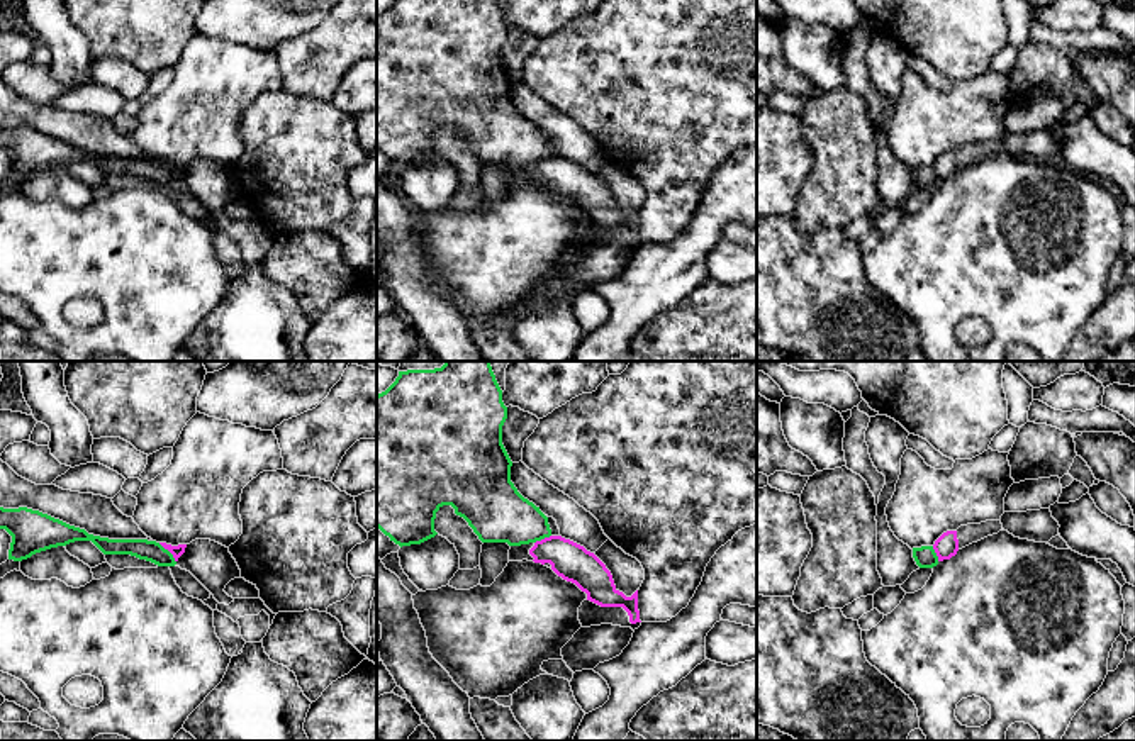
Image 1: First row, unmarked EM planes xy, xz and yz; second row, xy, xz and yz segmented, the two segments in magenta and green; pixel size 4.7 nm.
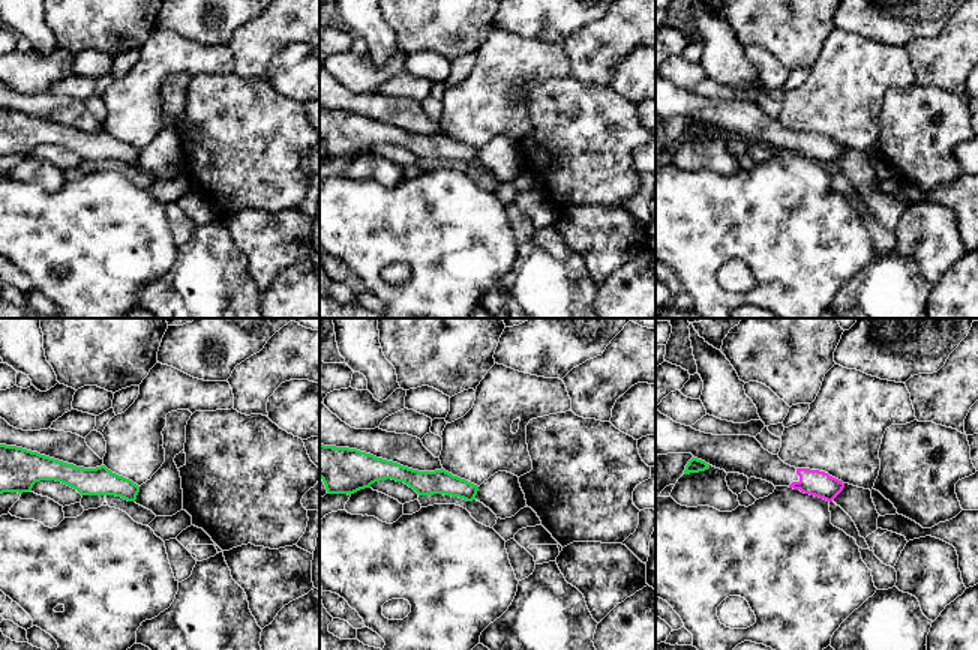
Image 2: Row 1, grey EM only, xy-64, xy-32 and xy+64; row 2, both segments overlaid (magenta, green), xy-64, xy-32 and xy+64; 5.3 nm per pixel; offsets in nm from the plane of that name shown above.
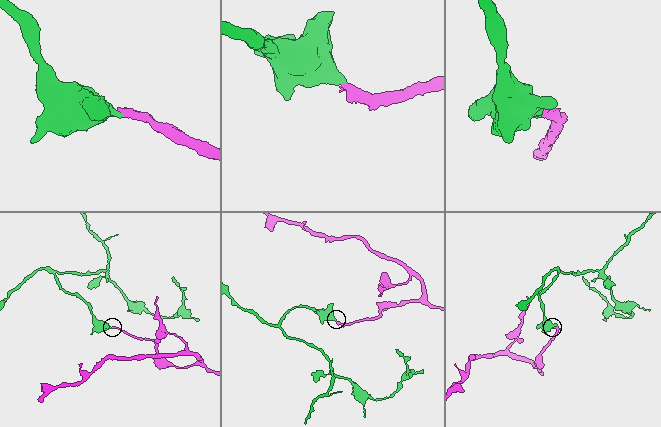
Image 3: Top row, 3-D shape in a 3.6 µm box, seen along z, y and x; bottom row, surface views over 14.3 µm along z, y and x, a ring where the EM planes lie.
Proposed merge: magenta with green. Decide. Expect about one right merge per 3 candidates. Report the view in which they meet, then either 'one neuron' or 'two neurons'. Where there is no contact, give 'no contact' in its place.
xy | two neurons

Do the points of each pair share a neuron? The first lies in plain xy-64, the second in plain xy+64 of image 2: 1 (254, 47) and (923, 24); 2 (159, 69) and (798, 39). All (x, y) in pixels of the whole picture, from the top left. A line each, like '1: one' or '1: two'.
1: two
2: two

